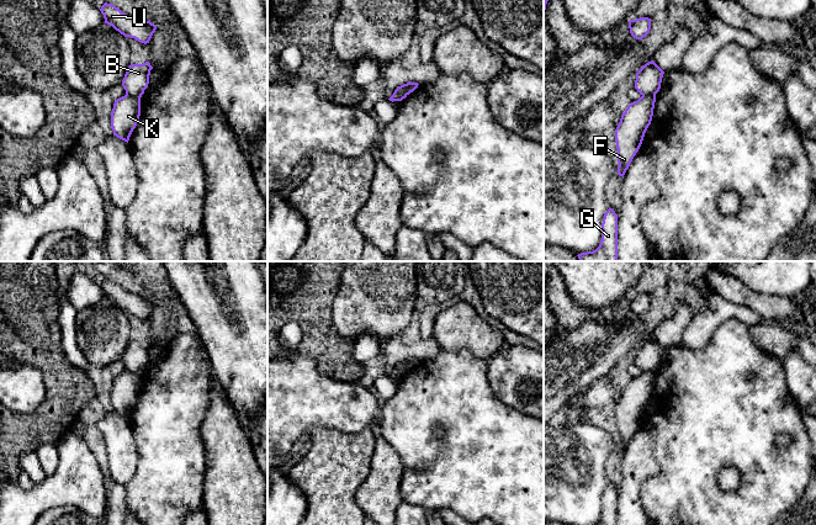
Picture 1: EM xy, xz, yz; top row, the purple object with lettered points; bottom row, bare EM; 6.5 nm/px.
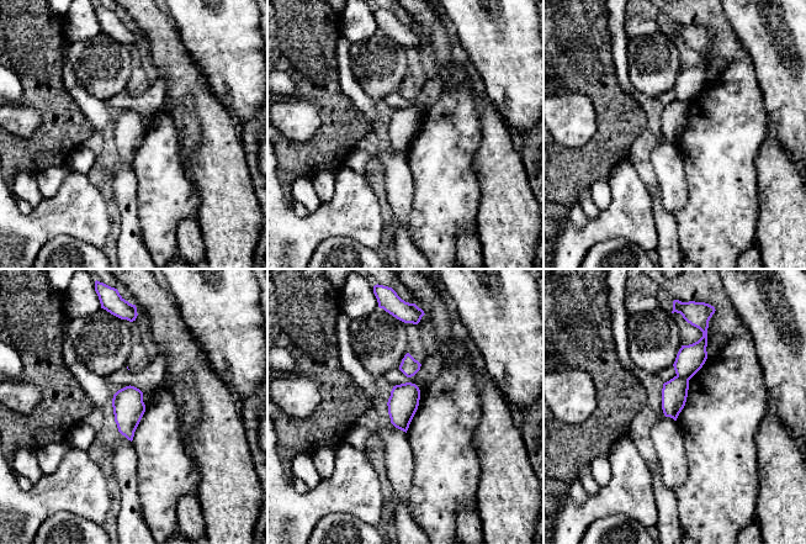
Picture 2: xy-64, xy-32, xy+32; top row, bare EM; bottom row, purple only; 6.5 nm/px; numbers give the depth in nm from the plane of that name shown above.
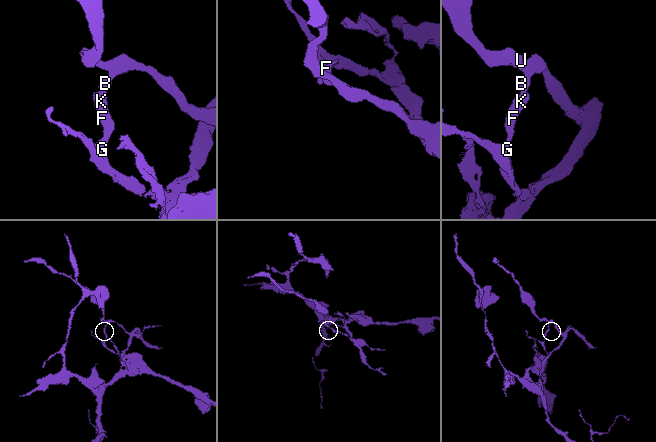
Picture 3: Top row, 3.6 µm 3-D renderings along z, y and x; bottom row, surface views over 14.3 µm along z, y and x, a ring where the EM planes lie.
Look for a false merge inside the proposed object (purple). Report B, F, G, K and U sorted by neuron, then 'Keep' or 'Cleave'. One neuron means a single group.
Groups: B U / F G K. Cleave

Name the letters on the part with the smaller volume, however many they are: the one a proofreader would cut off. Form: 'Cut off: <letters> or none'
Cut off: B, U

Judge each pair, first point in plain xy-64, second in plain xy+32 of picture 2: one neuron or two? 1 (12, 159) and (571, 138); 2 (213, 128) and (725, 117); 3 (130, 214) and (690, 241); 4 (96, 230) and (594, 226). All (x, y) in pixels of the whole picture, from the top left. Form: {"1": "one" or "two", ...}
{"1": "two", "2": "two", "3": "two", "4": "one"}

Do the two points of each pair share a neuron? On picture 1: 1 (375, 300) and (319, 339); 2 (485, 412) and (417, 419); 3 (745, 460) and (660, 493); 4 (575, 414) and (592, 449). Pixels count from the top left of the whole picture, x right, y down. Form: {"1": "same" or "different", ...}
{"1": "different", "2": "same", "3": "same", "4": "different"}

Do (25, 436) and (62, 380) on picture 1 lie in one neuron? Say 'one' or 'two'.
one

